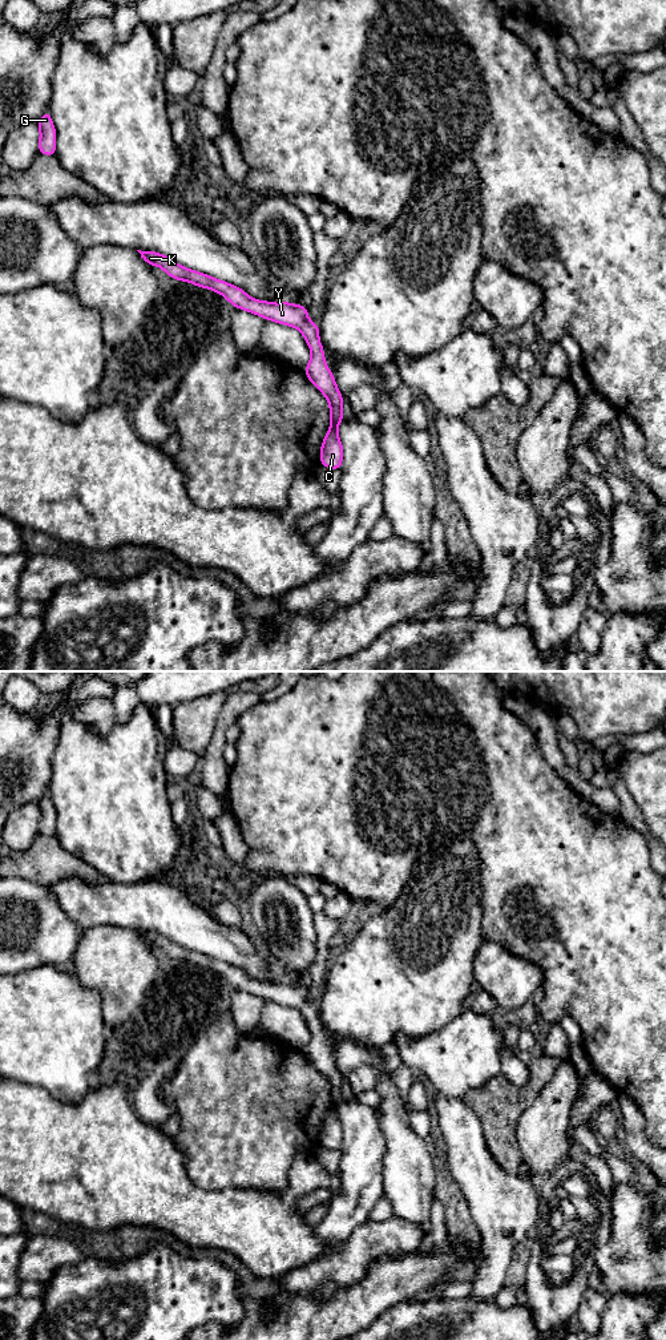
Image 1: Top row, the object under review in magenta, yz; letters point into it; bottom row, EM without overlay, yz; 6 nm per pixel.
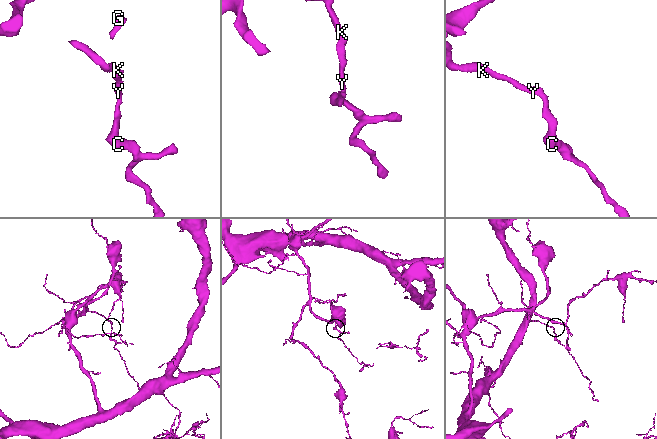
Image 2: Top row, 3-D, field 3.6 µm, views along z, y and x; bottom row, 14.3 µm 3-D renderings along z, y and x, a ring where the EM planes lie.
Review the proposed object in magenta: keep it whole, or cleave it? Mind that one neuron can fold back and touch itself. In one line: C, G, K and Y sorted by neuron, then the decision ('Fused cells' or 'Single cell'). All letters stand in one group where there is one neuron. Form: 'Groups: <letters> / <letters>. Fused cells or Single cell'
Groups: C G K Y. Single cell

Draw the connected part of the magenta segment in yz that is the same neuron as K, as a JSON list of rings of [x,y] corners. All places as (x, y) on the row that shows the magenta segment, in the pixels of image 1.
[[[141,251],[141,258],[160,266],[170,278],[193,283],[202,288],[210,288],[225,296],[230,304],[300,331],[311,350],[311,360],[304,368],[308,380],[326,396],[330,404],[330,429],[320,447],[320,465],[340,469],[343,463],[343,445],[338,435],[338,425],[343,421],[343,396],[336,387],[335,378],[324,362],[324,350],[319,340],[319,326],[308,319],[307,307],[290,302],[262,302],[249,296],[242,288],[215,279],[203,273],[186,269],[157,251]]]

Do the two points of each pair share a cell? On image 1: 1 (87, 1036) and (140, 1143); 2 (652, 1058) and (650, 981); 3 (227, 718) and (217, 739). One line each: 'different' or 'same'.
1: different
2: same
3: same

